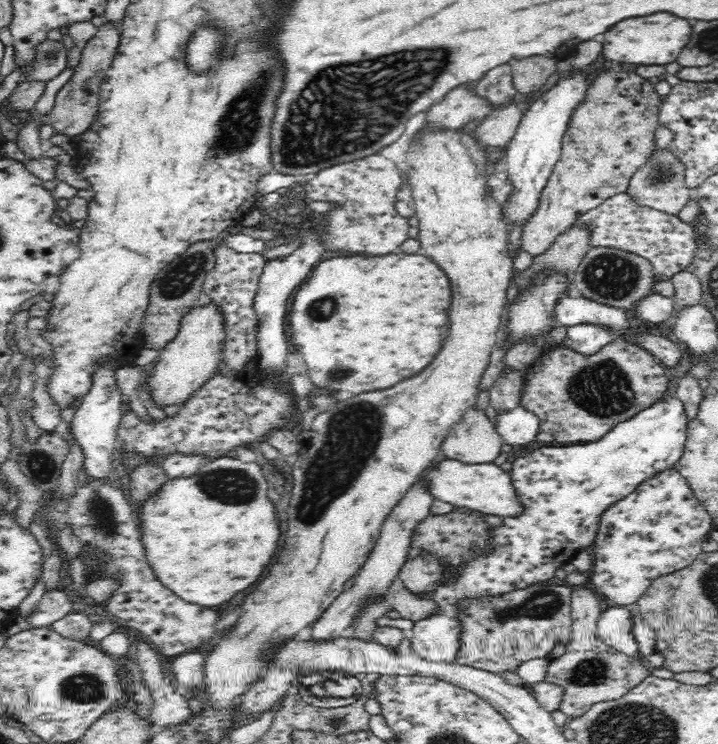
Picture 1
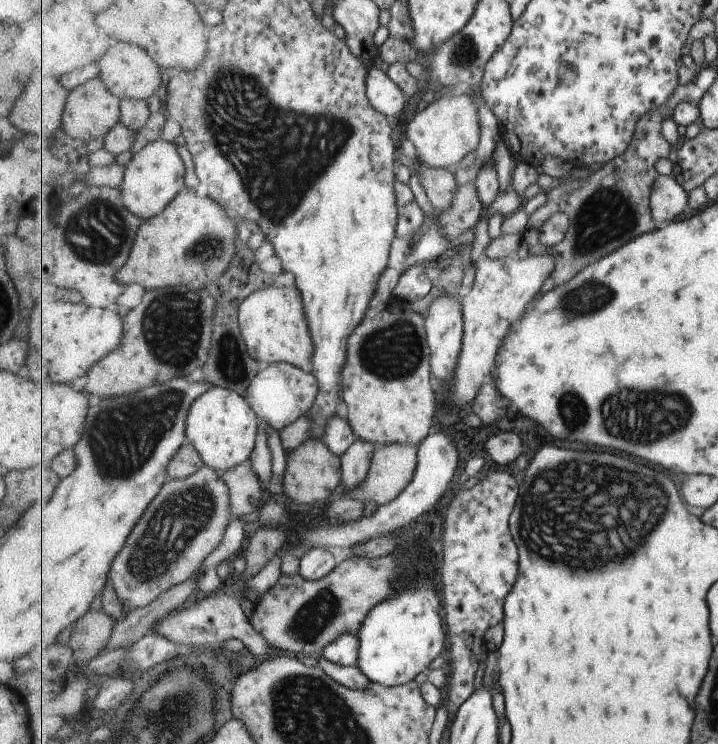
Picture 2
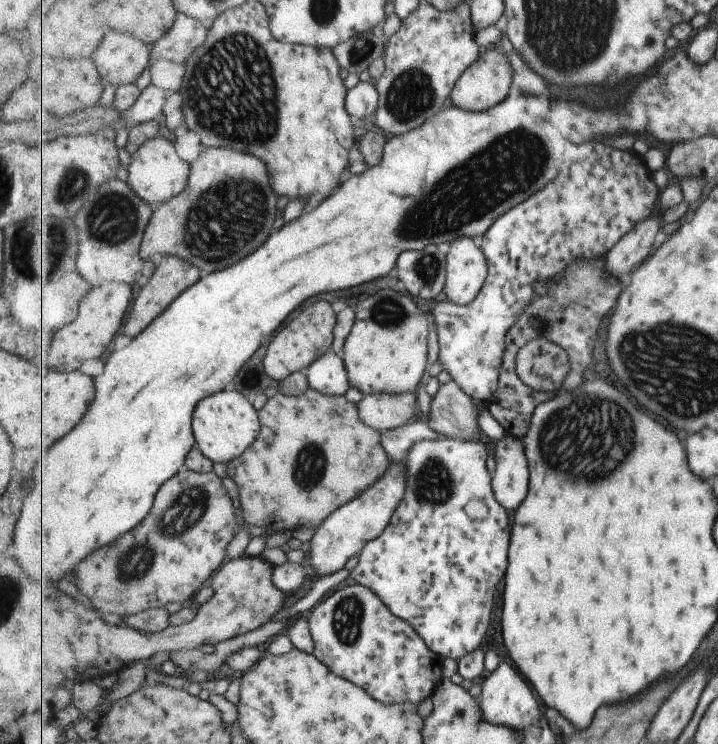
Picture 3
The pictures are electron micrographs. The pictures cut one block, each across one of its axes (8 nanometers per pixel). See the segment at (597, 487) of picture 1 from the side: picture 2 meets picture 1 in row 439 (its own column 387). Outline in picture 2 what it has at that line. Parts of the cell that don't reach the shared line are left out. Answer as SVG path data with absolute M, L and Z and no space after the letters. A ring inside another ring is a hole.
M413 582L409 588L401 588L399 596L378 604L371 610L358 633L361 654L359 668L371 682L395 687L407 684L443 652L445 630L441 618L441 602L431 582Z

